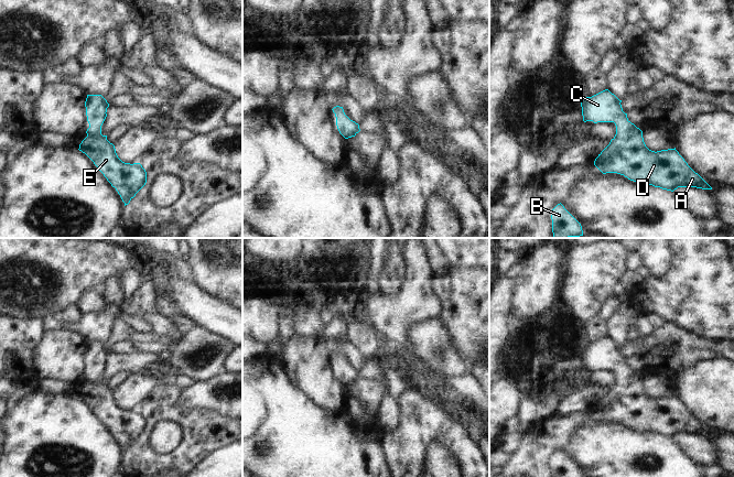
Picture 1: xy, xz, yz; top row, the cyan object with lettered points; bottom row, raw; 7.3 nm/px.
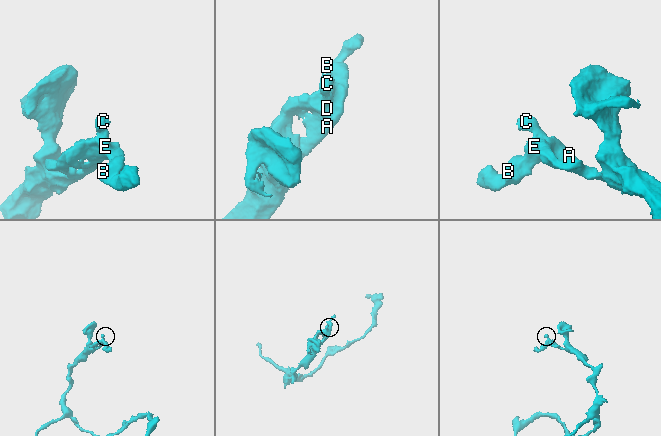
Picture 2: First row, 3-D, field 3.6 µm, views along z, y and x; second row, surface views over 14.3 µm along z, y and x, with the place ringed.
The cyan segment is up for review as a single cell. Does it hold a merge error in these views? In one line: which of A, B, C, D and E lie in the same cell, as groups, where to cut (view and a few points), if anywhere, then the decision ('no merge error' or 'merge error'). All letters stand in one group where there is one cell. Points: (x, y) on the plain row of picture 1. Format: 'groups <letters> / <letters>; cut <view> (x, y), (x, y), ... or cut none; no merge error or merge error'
groups A B C D E; cut none; no merge error

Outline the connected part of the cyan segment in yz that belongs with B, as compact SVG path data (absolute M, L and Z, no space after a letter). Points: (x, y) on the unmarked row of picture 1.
M560 449L552 456L552 477L582 477L581 470Z

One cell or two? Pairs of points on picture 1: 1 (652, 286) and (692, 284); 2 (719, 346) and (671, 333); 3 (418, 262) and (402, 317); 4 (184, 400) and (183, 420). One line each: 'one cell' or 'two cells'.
1: one cell
2: one cell
3: one cell
4: two cells

